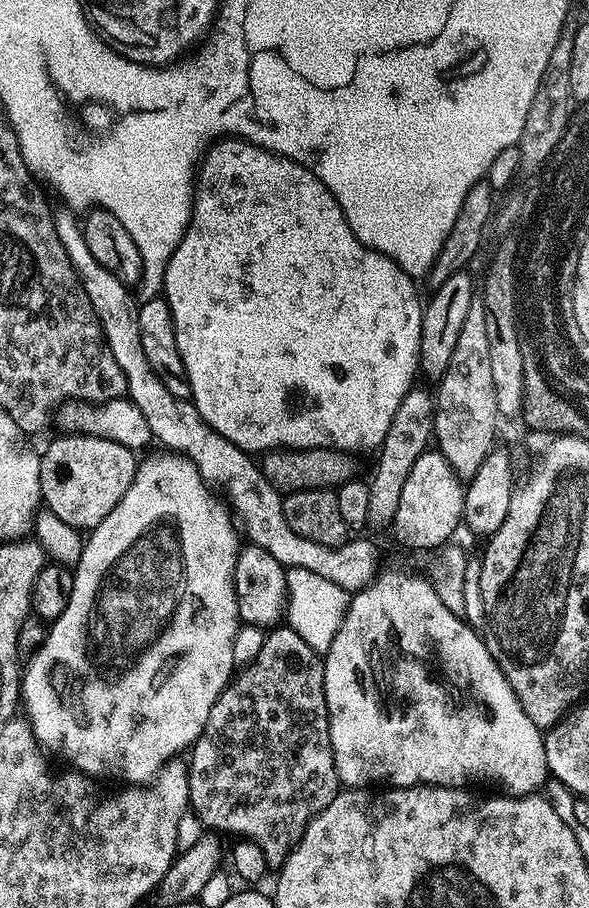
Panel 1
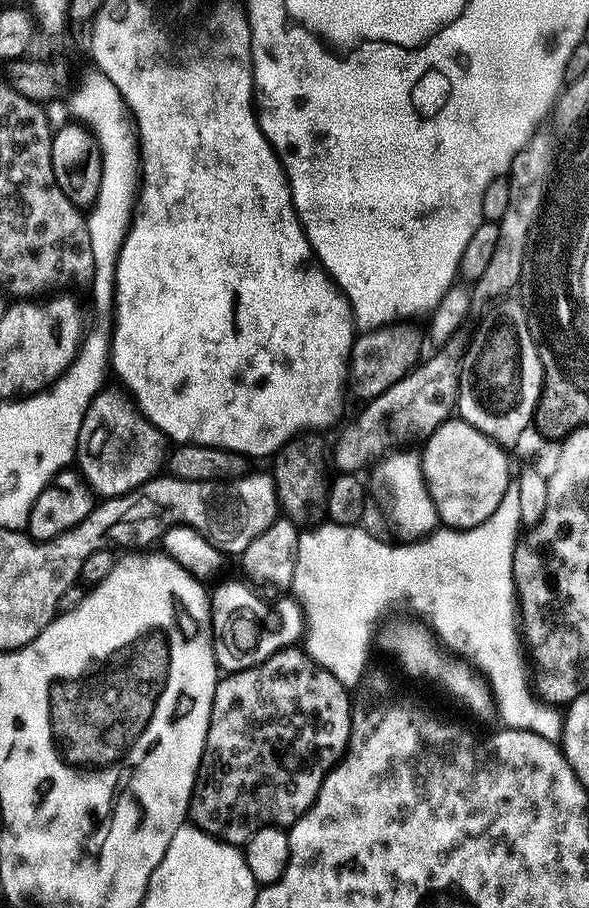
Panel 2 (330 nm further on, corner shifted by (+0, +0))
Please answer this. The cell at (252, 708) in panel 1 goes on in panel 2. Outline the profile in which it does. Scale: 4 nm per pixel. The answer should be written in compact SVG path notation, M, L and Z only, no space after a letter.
M296 646L282 648L260 664L250 666L241 672L229 672L223 678L217 679L212 713L210 714L210 726L206 730L204 753L196 771L196 781L192 787L192 805L188 808L188 815L191 823L195 824L196 827L210 833L218 840L223 840L226 844L243 846L258 830L269 826L291 826L295 824L296 819L310 810L326 774L335 764L340 763L344 749L348 747L348 739L352 733L352 700L349 689L345 688L342 682L338 682L338 678L334 678L334 674L330 674L330 670L326 670L318 662L314 662L307 651L300 649L299 652L298 649L299 647Z

